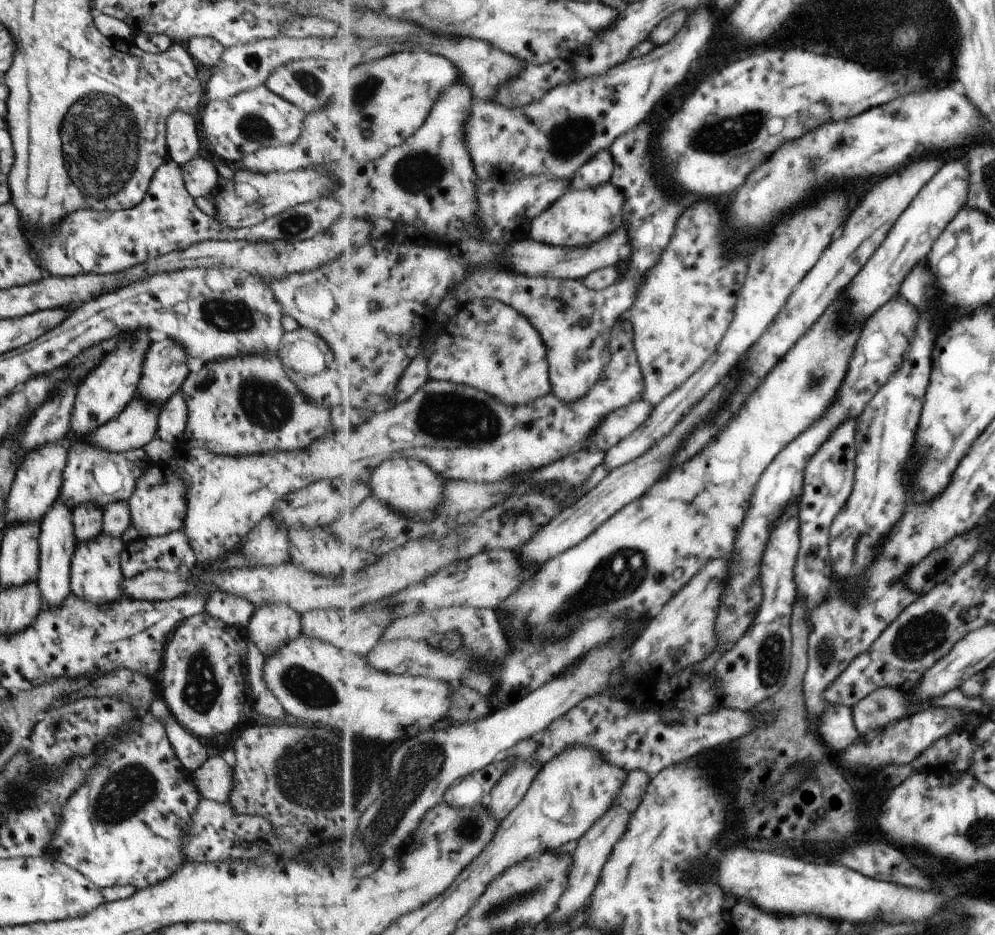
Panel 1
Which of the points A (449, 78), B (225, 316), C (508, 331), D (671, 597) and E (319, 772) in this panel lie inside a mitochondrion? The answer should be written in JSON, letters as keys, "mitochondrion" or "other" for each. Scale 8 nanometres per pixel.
{"A":"other","B":"mitochondrion","C":"other","D":"other","E":"mitochondrion"}

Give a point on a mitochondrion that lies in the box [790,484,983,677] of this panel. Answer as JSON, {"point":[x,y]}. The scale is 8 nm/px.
{"point":[920,635]}

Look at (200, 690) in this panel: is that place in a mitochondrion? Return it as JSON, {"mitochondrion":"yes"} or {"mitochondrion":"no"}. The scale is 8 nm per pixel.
{"mitochondrion":"yes"}

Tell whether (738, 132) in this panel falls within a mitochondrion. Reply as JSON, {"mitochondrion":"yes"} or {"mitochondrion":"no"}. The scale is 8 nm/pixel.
{"mitochondrion":"yes"}

